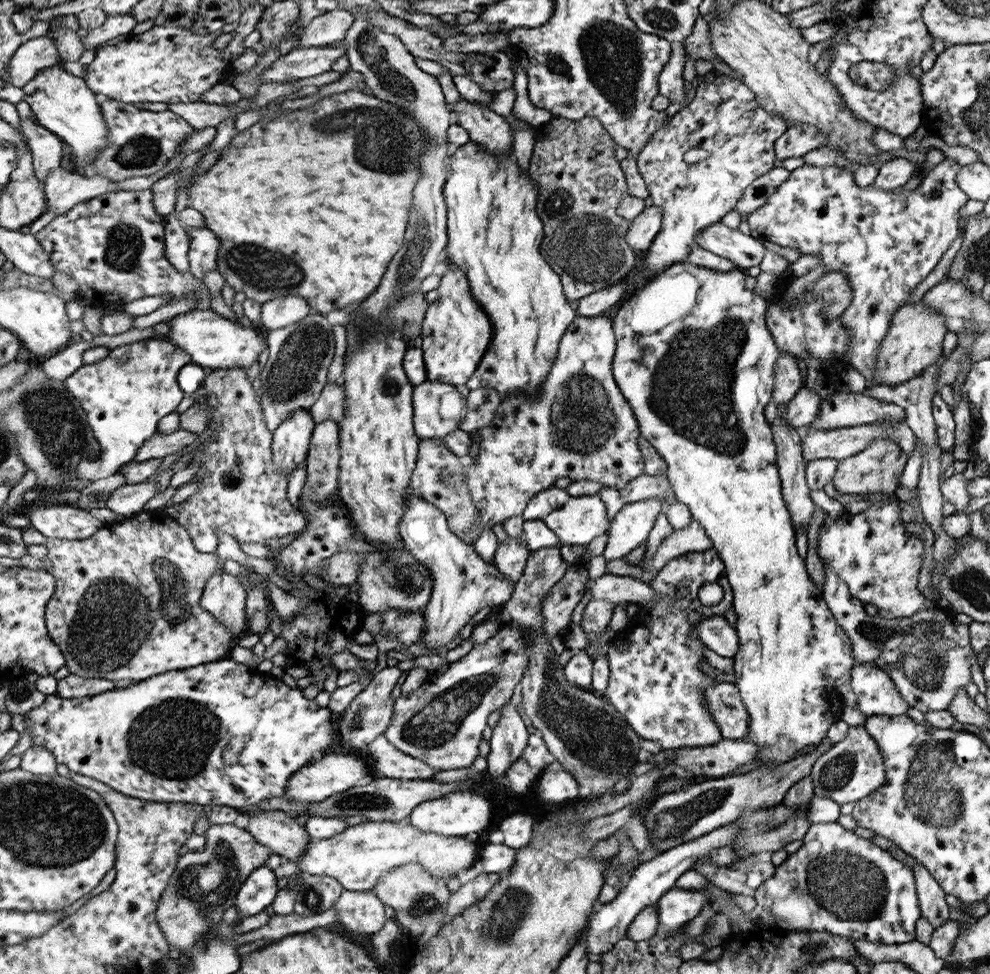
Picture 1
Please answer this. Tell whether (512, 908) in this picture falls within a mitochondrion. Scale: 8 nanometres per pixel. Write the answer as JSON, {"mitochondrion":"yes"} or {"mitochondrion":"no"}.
{"mitochondrion":"yes"}

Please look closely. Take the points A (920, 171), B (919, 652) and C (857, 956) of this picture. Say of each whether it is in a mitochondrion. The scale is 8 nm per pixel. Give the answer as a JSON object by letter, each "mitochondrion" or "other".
{"A":"other","B":"mitochondrion","C":"other"}

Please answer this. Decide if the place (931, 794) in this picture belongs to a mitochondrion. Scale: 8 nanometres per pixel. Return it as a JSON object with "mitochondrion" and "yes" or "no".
{"mitochondrion":"yes"}

